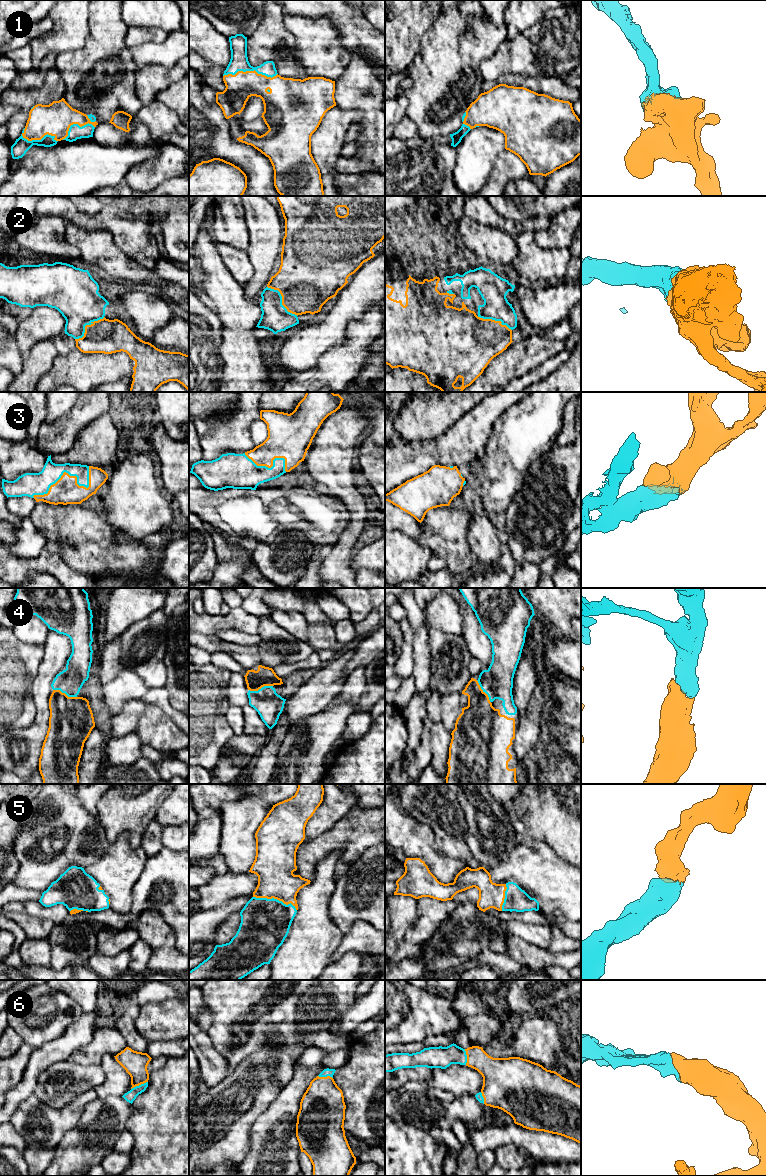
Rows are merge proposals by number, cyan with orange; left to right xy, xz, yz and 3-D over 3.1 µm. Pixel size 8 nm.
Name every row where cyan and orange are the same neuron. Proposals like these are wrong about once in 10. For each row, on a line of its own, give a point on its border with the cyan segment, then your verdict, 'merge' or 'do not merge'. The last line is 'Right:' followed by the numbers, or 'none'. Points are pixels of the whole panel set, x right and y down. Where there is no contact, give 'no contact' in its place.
1: meets cyan in xz at (250, 70); merge
2: meets cyan in xz at (281, 300); merge
3: meets cyan in xy at (70, 475); merge
4: meets cyan in xy at (65, 693); merge
5: meets cyan in xz at (275, 899); merge
6: meets cyan in xy at (139, 1085); merge
Right: 1, 2, 3, 4, 5, 6

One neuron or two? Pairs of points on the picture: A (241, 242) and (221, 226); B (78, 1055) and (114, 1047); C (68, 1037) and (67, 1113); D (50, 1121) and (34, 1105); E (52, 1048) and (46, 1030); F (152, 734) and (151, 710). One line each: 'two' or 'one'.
A: one
B: one
C: two
D: one
E: two
F: one

